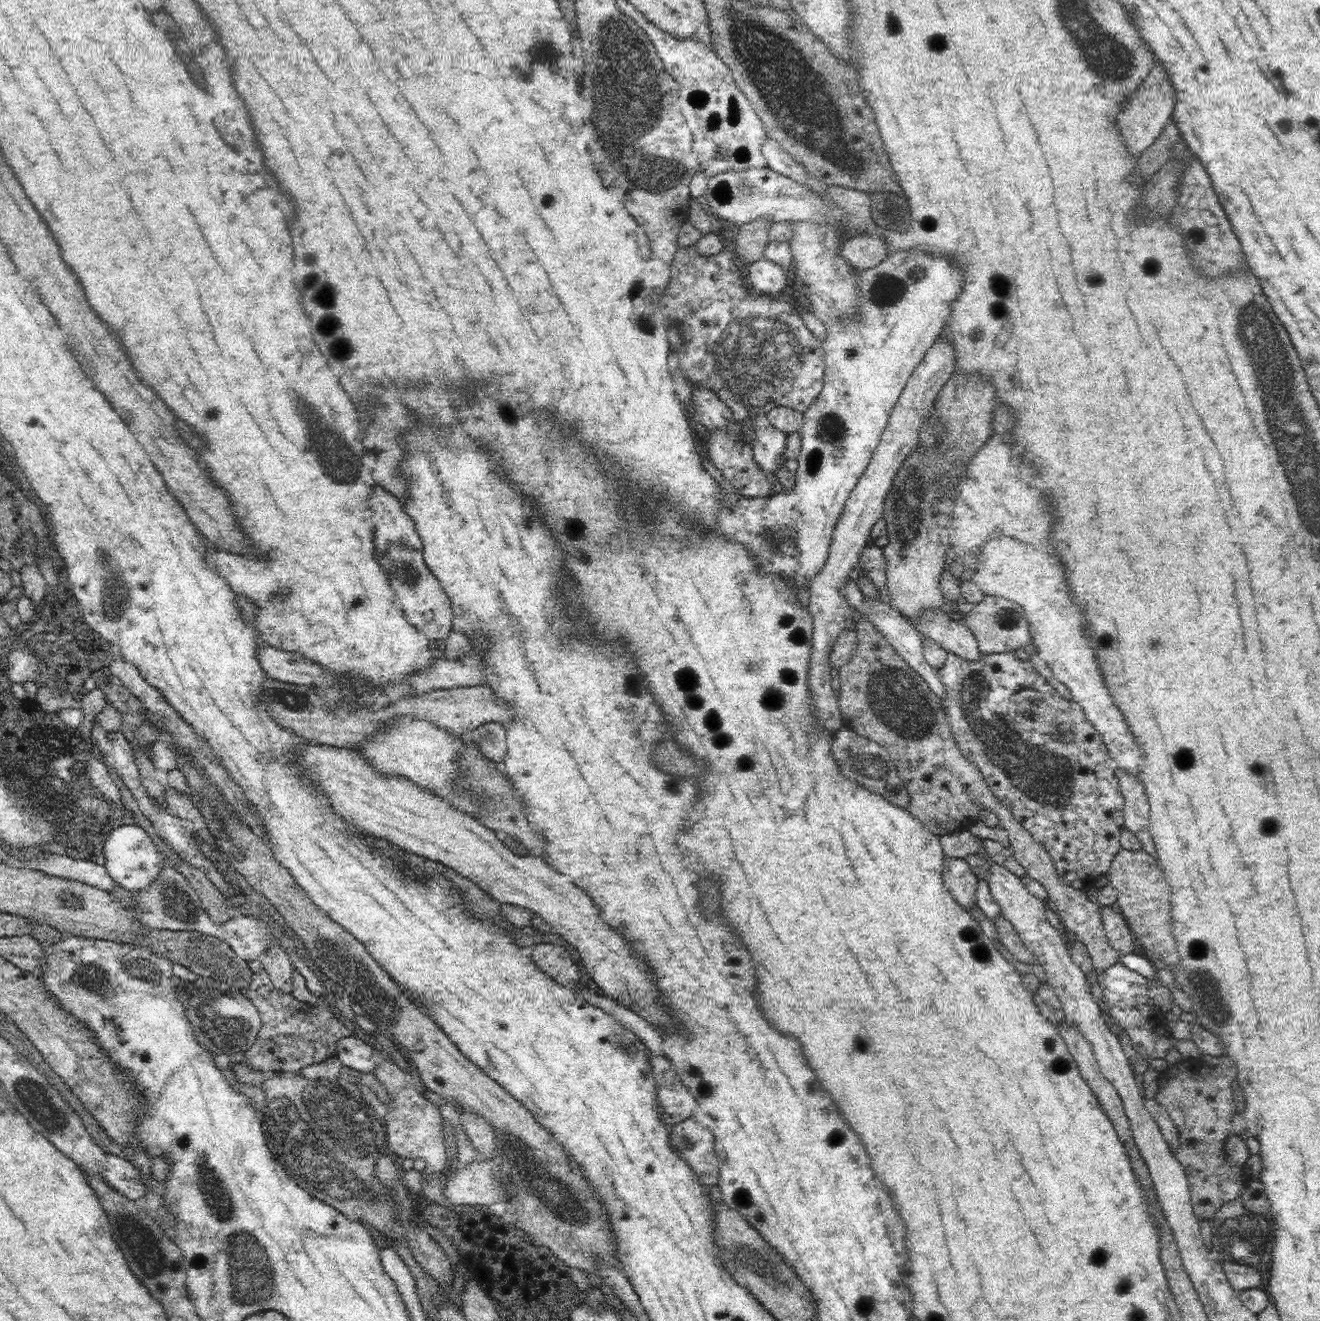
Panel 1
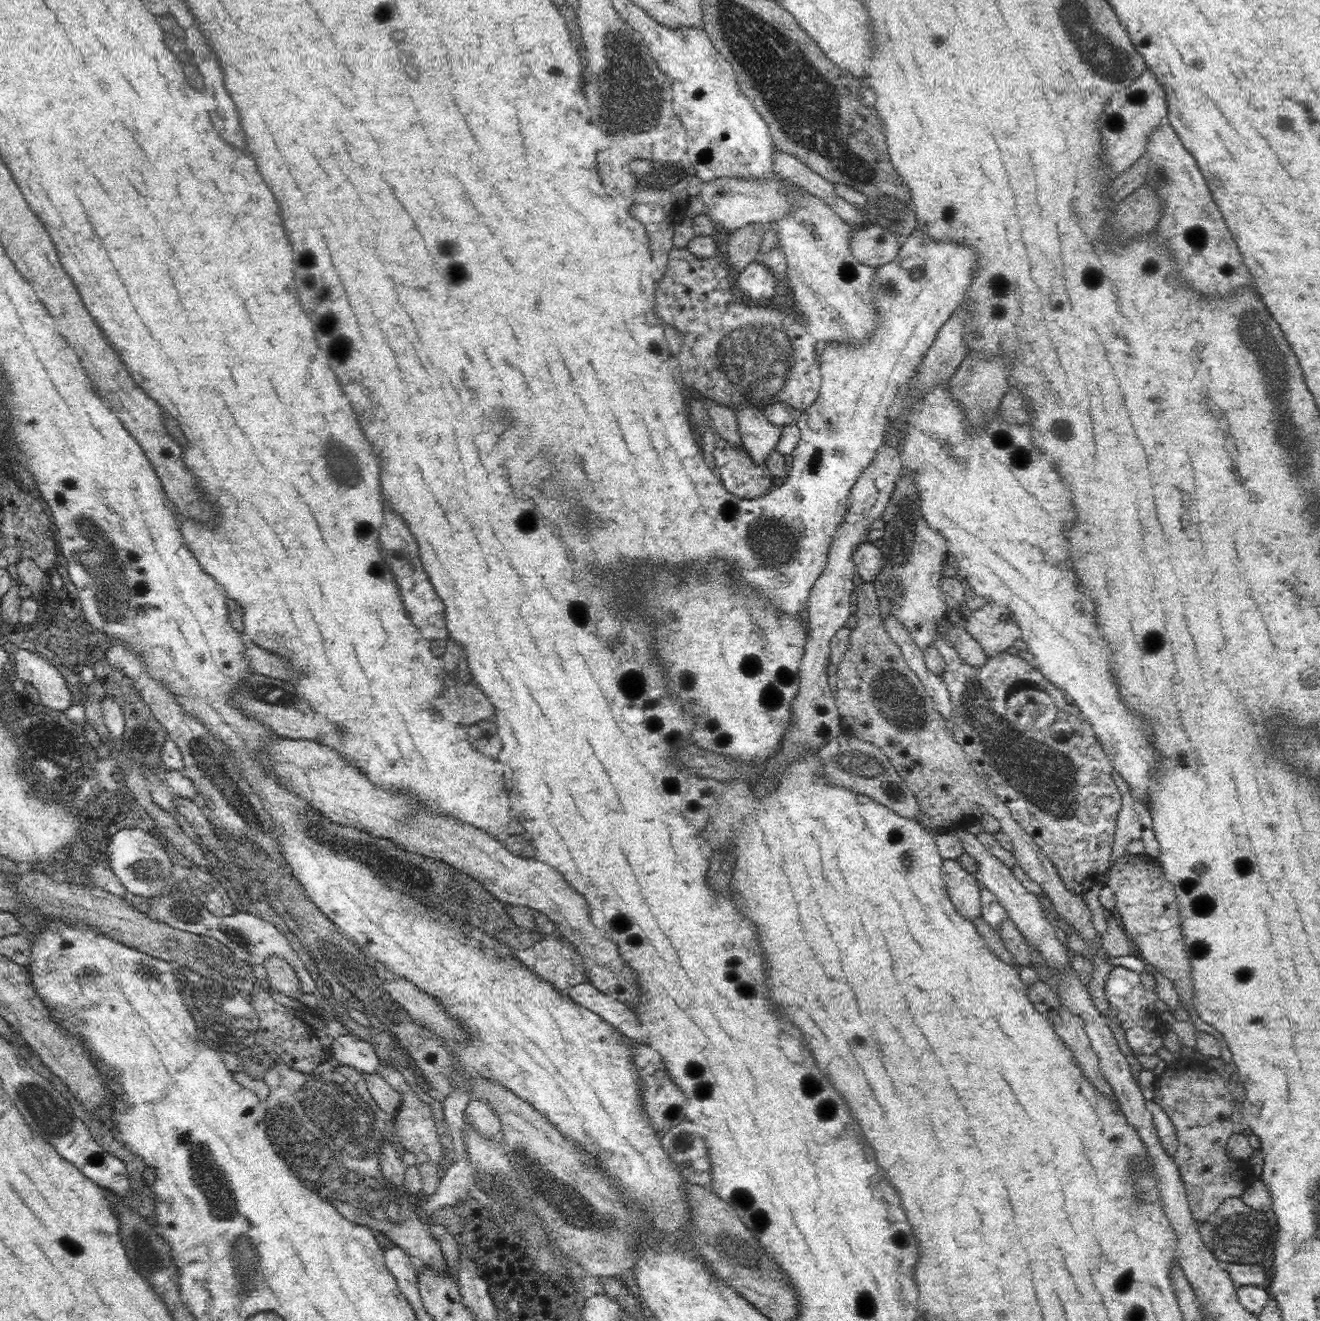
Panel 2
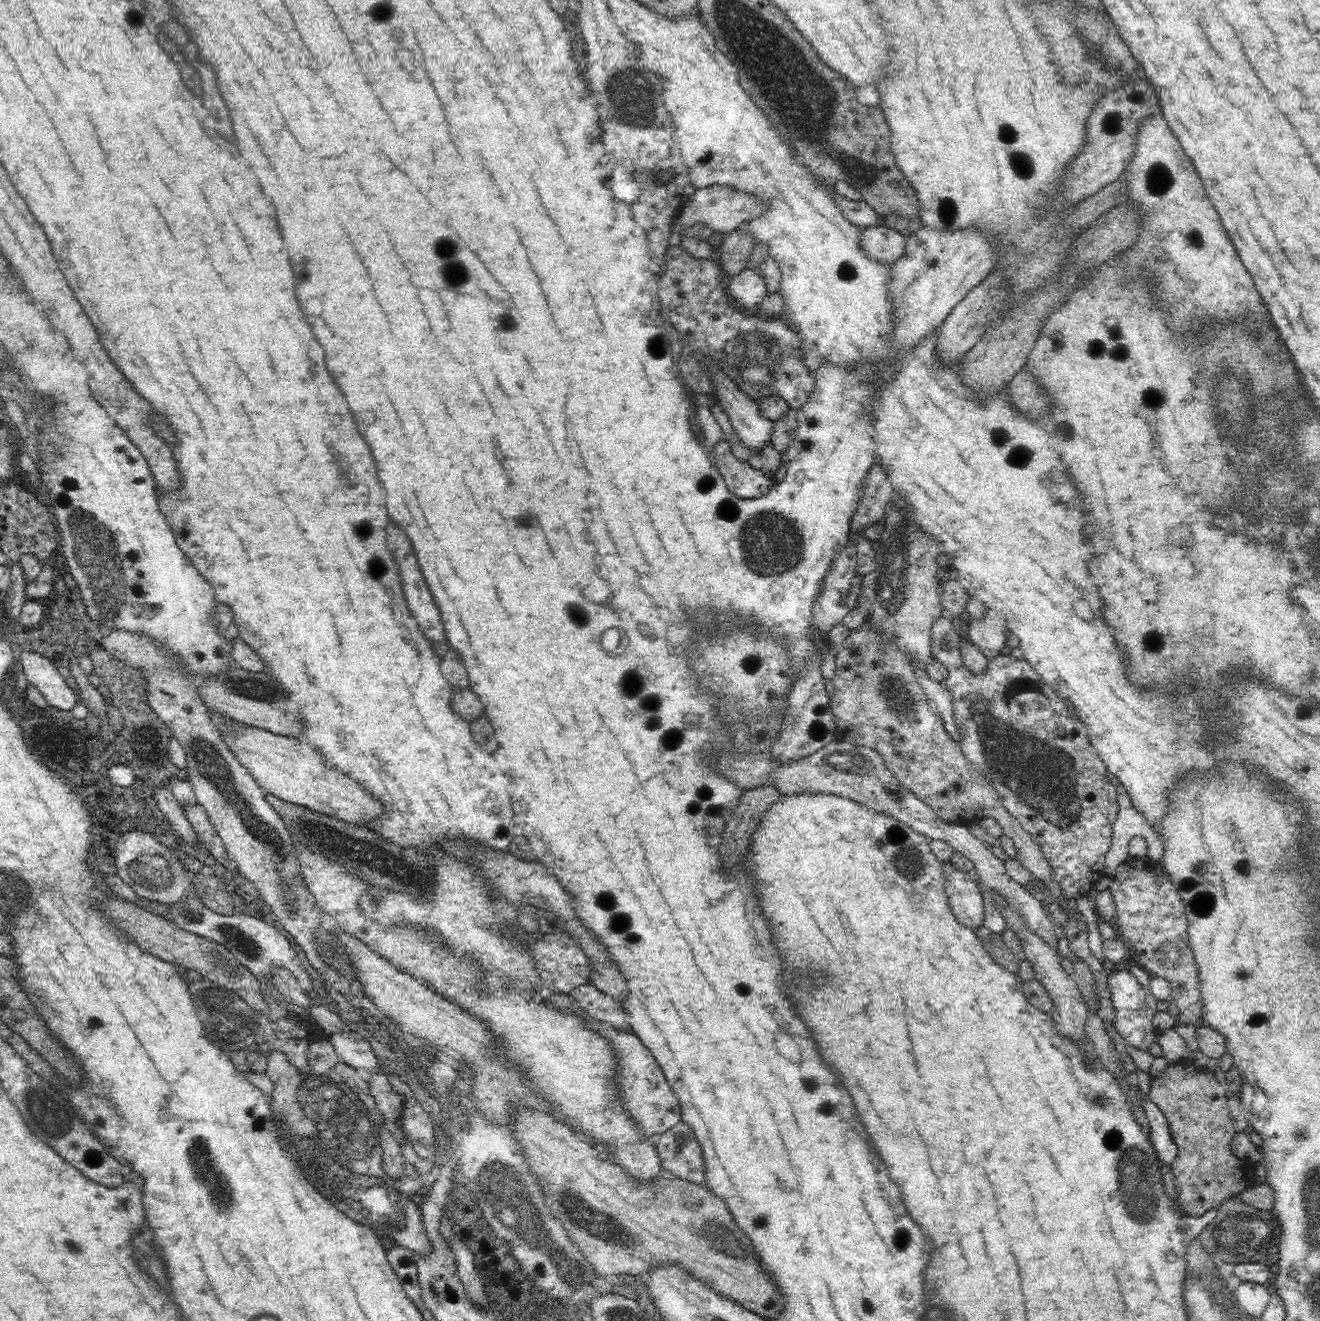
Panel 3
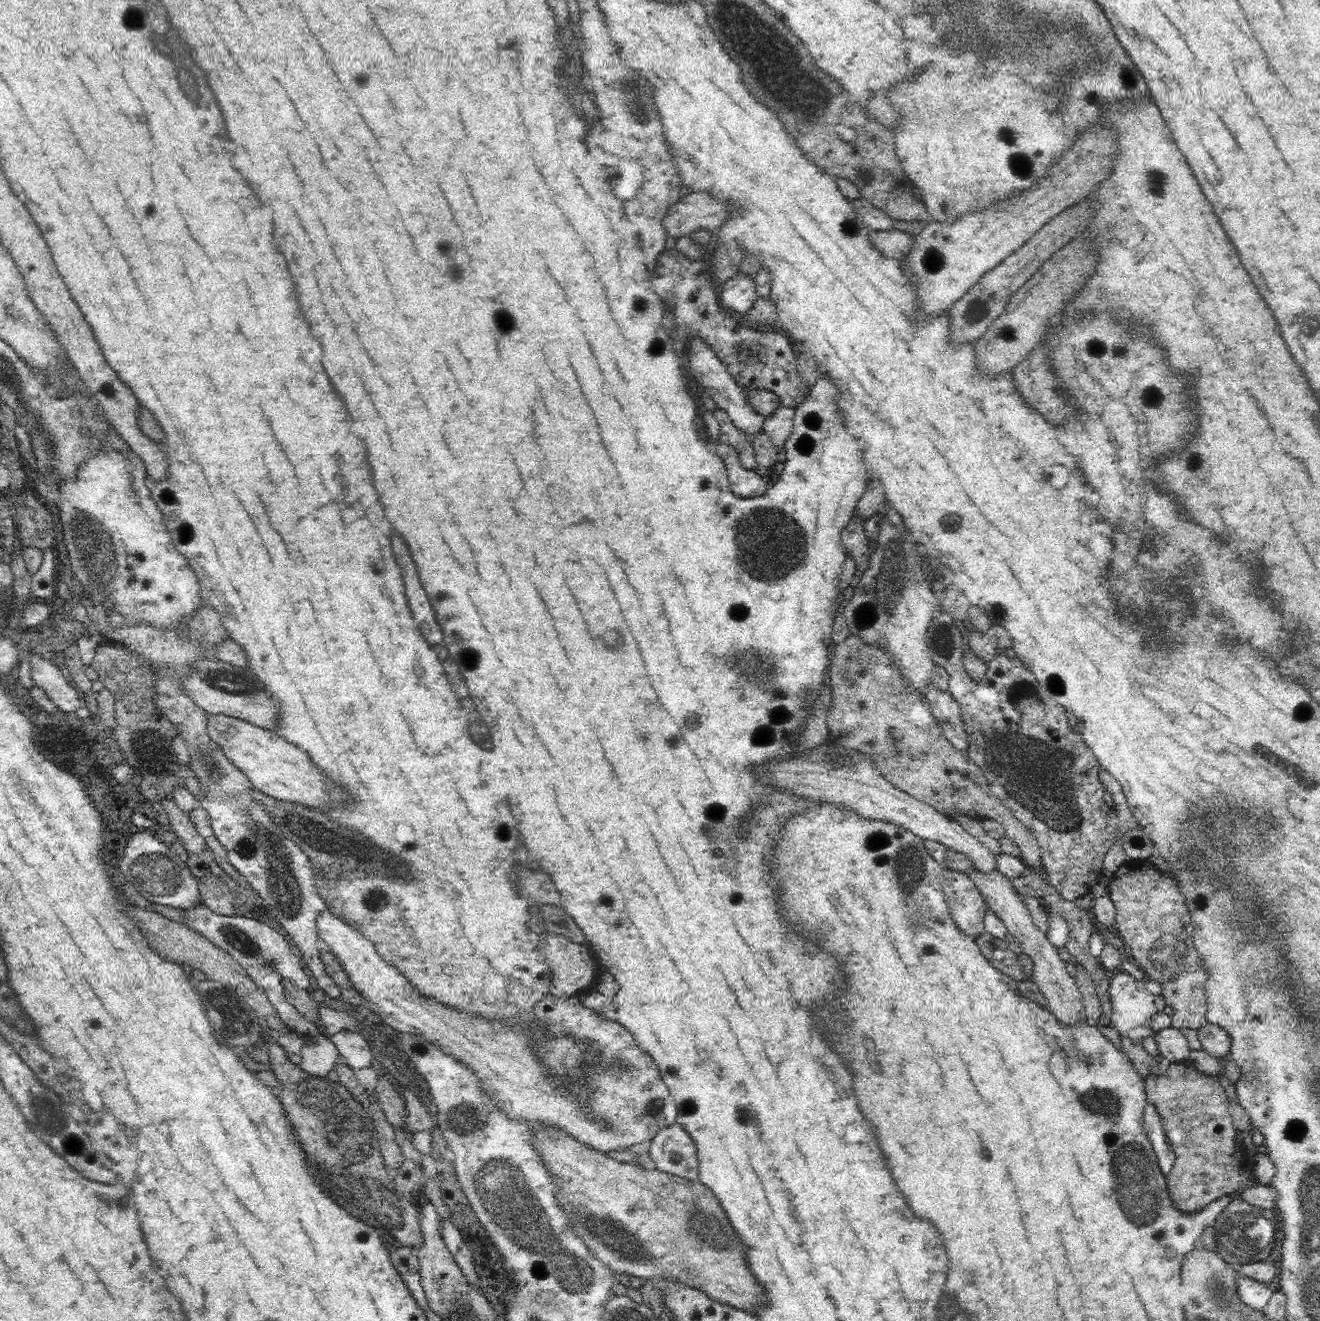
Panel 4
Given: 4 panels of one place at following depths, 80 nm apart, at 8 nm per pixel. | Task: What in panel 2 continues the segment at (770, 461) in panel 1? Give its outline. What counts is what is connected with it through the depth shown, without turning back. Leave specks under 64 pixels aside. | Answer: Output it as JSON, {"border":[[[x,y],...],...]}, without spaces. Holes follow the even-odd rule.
{"border":[[[742,403],[734,405],[732,409],[744,449],[754,462],[765,464],[770,452],[776,450],[781,427],[772,424],[761,407]]]}

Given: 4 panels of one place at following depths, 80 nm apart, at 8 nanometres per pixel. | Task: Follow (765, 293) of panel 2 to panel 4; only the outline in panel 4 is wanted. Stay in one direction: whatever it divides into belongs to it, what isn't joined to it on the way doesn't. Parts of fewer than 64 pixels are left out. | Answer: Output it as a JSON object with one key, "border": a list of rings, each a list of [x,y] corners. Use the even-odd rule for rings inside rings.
{"border":[[[746,273],[736,274],[720,286],[719,297],[735,316],[743,317],[758,298],[755,277]]]}

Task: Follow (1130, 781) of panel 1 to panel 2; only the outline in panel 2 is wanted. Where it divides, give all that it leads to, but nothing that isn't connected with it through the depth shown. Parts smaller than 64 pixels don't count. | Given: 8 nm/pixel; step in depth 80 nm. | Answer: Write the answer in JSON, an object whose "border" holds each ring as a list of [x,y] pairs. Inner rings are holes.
{"border":[[[1119,772],[1111,774],[1122,794],[1121,808],[1116,824],[1116,835],[1112,847],[1110,867],[1115,861],[1122,859],[1126,854],[1126,846],[1131,840],[1142,840],[1145,853],[1152,859],[1160,854],[1160,845],[1154,836],[1153,820],[1147,804],[1140,803],[1136,795],[1132,795],[1130,785],[1122,778]]]}

